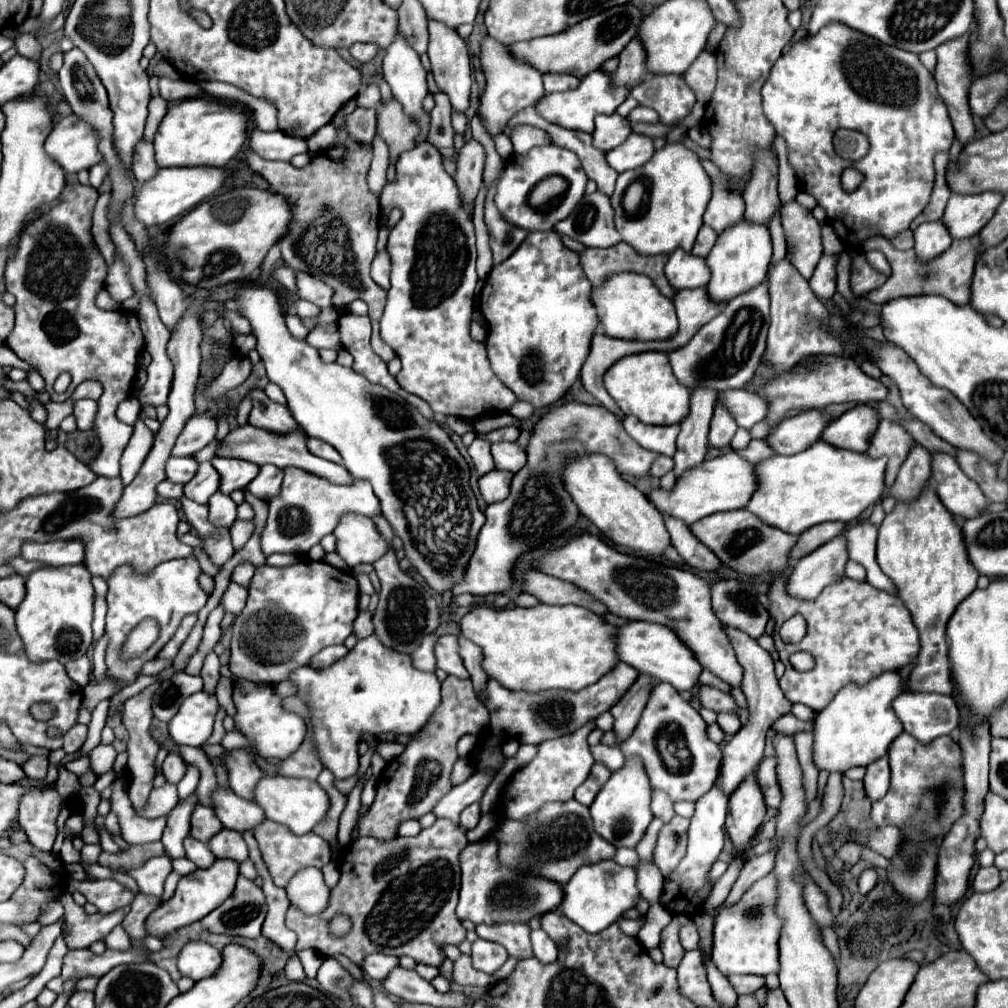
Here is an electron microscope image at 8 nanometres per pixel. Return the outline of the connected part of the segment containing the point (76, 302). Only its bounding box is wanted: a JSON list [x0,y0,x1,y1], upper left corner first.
[4,183,144,477]

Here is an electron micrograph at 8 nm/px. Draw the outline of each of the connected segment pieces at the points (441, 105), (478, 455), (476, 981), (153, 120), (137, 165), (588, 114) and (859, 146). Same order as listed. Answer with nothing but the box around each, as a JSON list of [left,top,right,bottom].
[[428,93,454,149],[468,435,494,477],[454,955,498,989],[144,97,166,143],[134,141,158,181],[538,71,630,133],[834,129,868,161]]

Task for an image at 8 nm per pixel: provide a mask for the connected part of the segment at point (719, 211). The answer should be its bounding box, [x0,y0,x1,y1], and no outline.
[704,189,744,233]

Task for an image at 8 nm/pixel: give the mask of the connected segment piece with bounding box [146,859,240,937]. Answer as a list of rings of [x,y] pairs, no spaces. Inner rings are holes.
[[[216,859],[214,865],[210,865],[208,869],[196,869],[190,875],[184,875],[178,881],[176,893],[170,901],[160,903],[160,907],[150,913],[148,921],[146,921],[146,931],[154,937],[164,937],[184,925],[190,925],[194,921],[200,921],[206,913],[214,911],[218,905],[222,905],[222,901],[226,901],[226,897],[230,897],[230,893],[234,891],[236,879],[238,879],[238,861],[230,861],[230,859]]]

